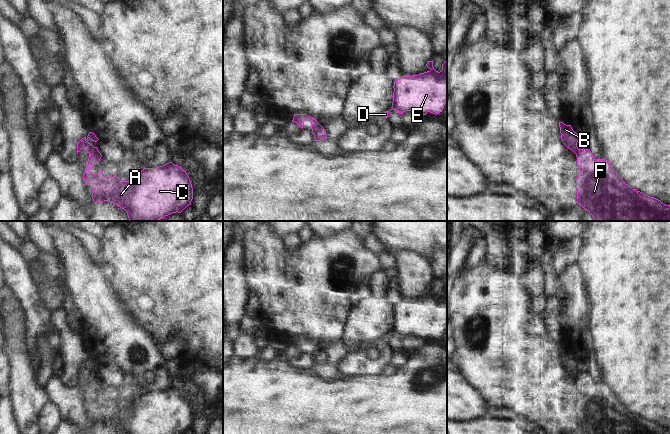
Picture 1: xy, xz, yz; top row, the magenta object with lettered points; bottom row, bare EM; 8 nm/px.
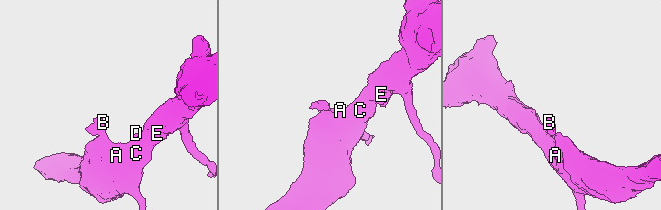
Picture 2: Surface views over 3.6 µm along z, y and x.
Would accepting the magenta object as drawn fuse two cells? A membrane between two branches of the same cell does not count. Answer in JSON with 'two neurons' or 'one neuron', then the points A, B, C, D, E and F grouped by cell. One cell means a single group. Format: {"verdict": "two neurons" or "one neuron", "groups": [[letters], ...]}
{"verdict": "two neurons", "groups": [["A", "C", "D", "E", "F"], ["B"]]}

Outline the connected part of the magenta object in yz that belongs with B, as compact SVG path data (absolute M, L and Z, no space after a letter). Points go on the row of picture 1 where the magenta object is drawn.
M559 122L561 139L564 145L576 153L579 149L577 147L577 142L579 140L579 135L573 131L571 125L566 125L563 122Z

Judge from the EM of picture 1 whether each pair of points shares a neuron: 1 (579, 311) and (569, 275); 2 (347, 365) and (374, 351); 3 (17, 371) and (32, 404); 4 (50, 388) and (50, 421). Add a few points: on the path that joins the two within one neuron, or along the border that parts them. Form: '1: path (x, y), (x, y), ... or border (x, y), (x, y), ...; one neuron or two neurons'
1: path (575, 302), (575, 294), (571, 284); one neuron
2: path (354, 364), (363, 362), (367, 358); one neuron
3: path (22, 379), (27, 396); one neuron
4: border (48, 400), (56, 407), (61, 418); two neurons

